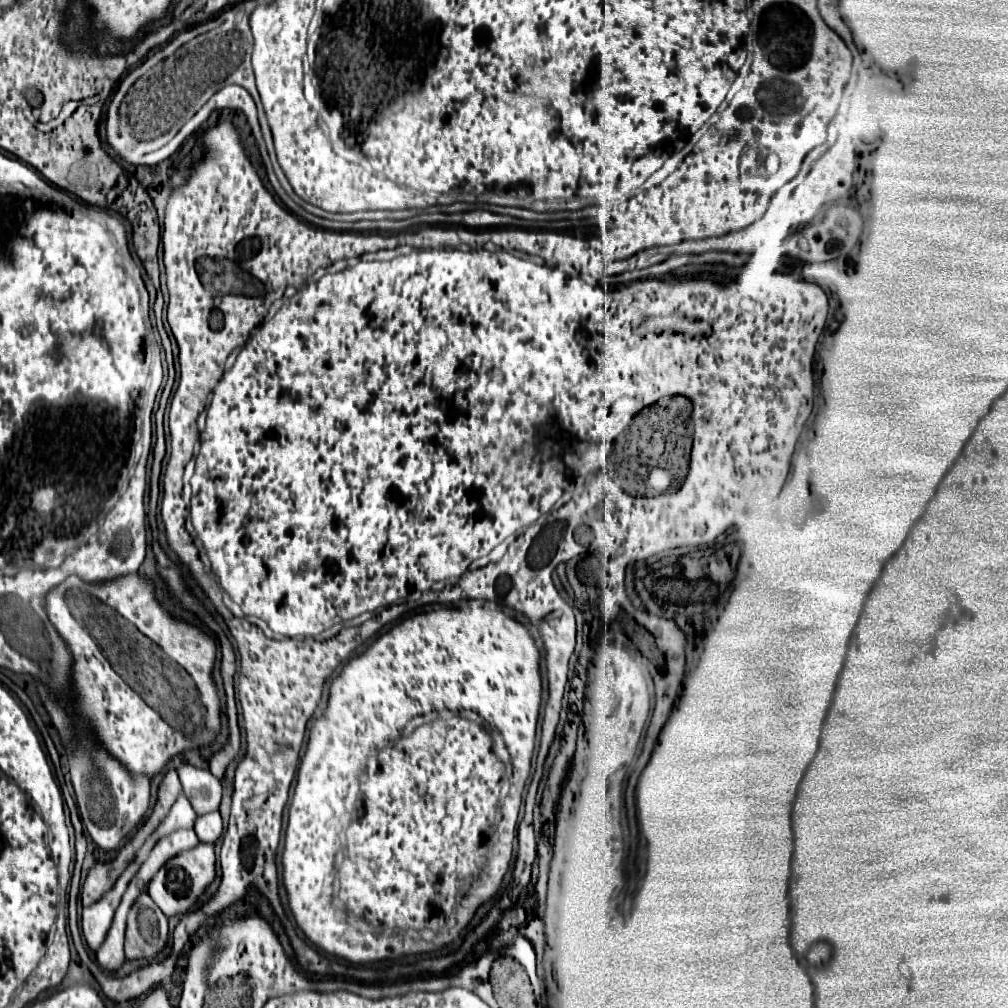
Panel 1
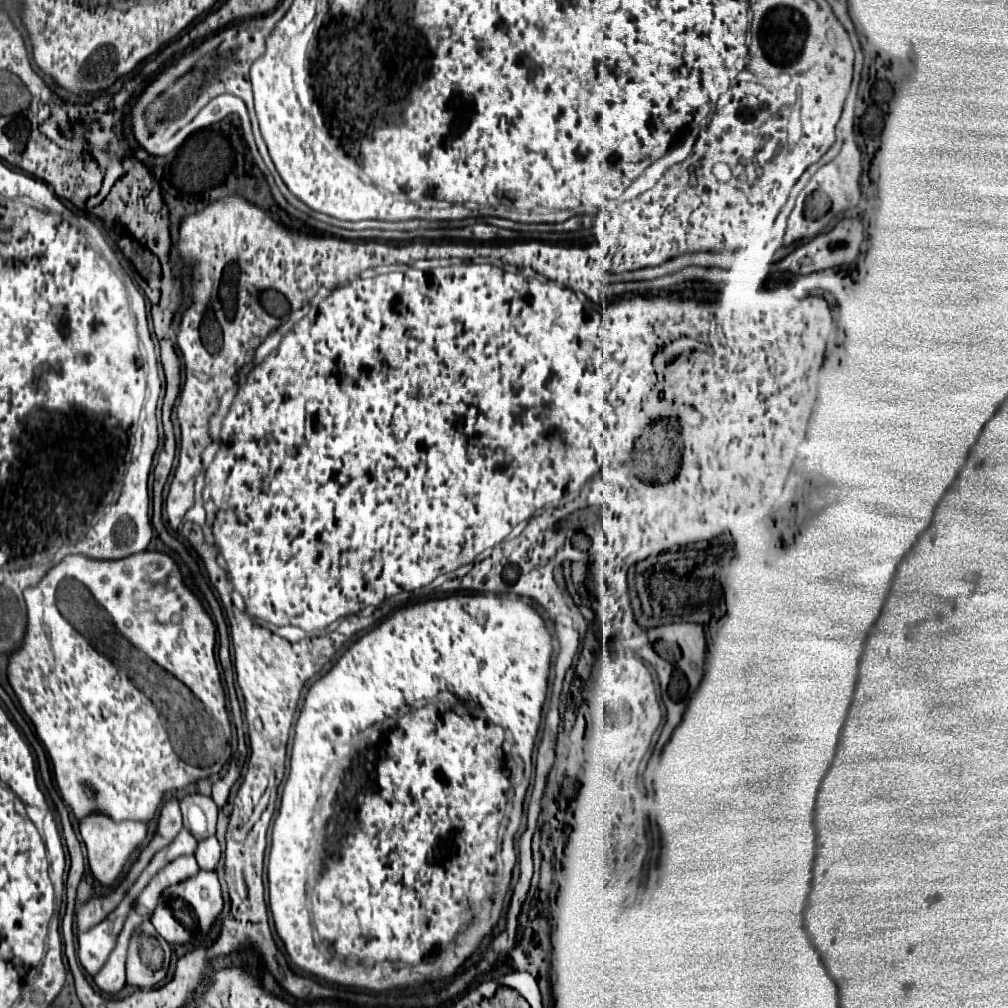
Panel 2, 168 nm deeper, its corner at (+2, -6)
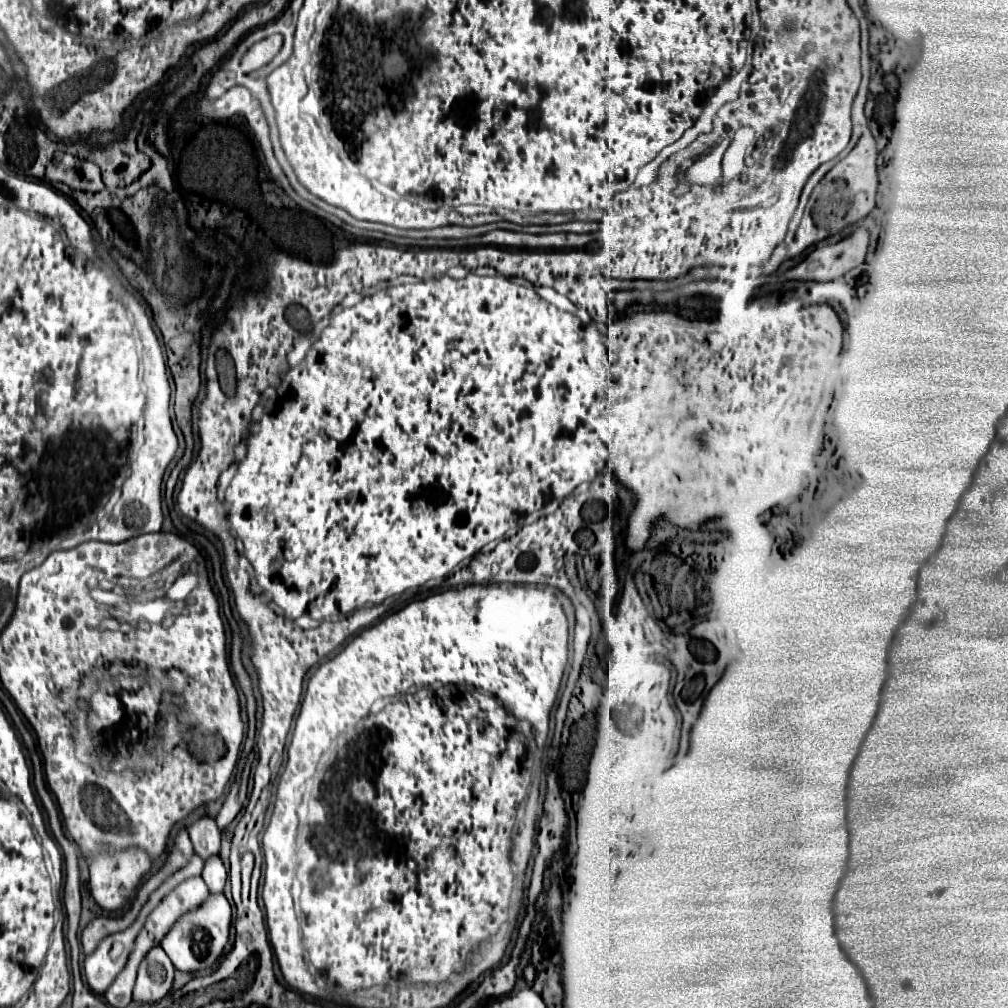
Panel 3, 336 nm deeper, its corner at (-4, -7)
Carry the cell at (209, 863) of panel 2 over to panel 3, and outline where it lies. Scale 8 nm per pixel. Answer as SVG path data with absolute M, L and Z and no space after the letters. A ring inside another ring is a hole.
M213 855L207 859L207 863L203 867L203 879L205 879L209 891L223 891L225 881L227 881L227 869L219 855Z

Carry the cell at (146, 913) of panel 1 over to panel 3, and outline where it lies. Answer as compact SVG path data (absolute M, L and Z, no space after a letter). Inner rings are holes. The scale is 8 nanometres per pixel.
M155 945L141 961L133 999L141 1003L153 1003L163 999L173 985L173 963L161 945Z

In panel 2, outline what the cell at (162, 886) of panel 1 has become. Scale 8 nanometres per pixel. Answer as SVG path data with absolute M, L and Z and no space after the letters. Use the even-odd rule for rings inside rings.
M201 870L197 876L179 882L161 894L159 904L151 916L151 924L155 926L157 934L161 934L161 938L169 942L169 946L197 948L207 940L221 910L223 910L223 896L217 874Z

